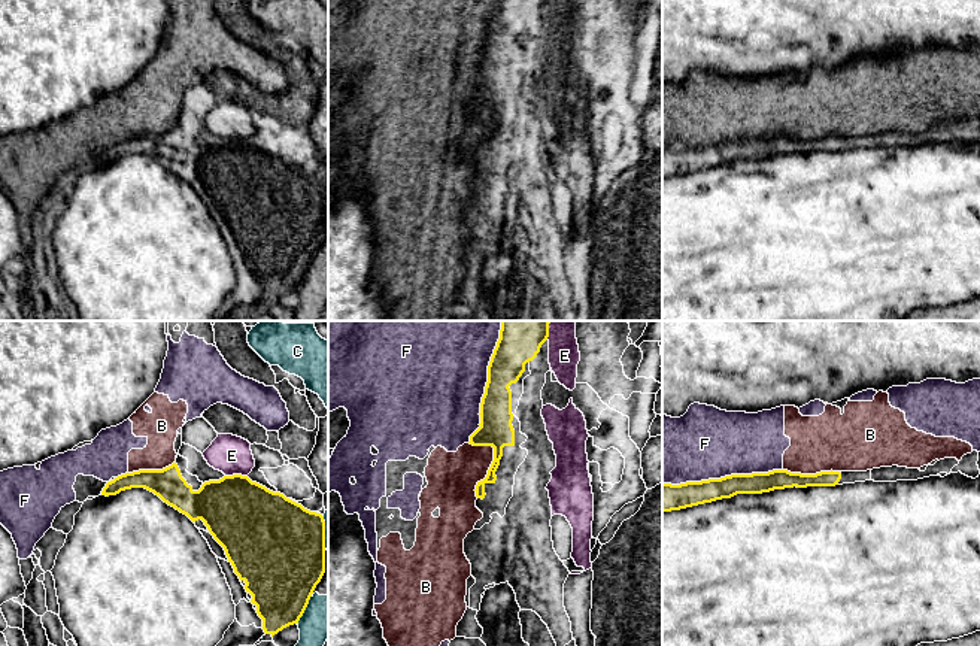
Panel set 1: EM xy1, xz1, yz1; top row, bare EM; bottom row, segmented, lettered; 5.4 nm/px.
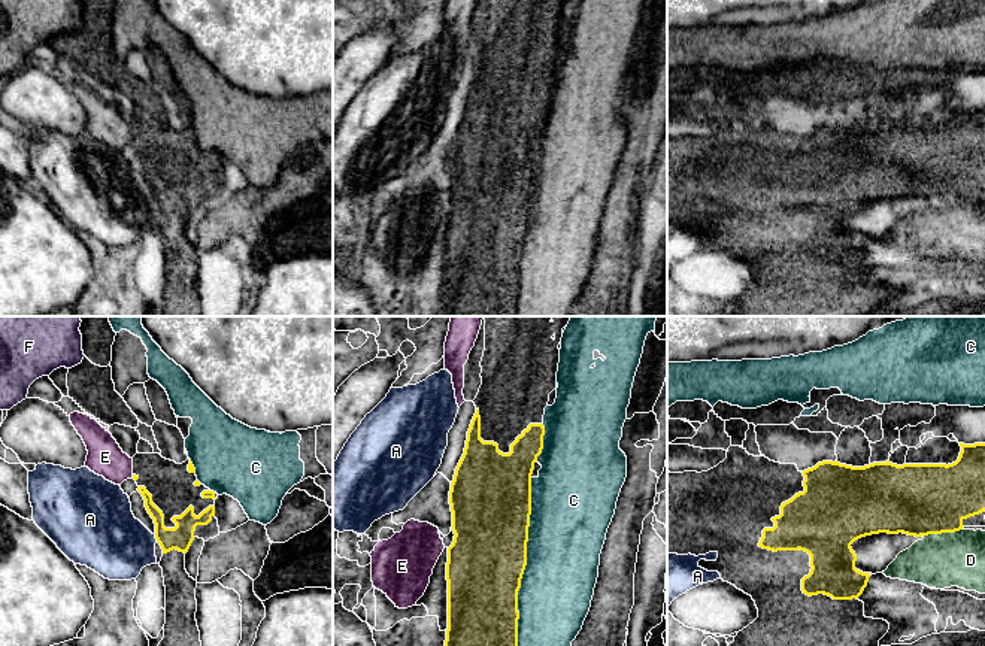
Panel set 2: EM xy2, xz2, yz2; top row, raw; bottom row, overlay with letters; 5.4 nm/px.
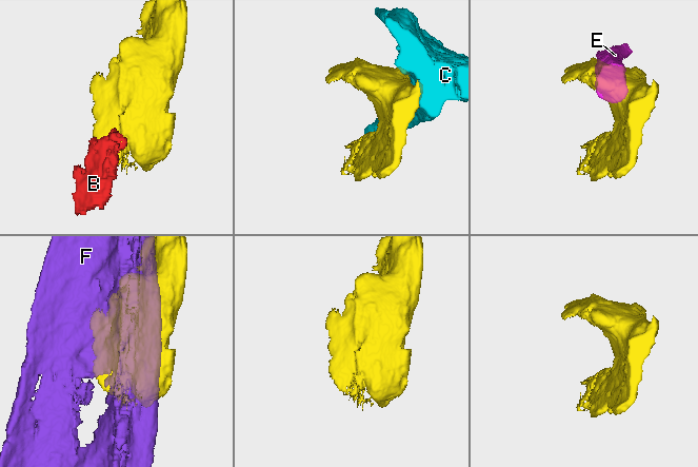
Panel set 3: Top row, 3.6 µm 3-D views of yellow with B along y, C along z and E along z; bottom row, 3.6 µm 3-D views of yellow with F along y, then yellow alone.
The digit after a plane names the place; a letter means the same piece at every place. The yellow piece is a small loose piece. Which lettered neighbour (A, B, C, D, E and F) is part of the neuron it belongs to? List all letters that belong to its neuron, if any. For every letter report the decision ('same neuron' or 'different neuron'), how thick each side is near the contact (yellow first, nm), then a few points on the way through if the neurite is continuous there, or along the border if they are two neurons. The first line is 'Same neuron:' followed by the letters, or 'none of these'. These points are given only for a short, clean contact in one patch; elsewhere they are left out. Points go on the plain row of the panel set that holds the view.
Same neuron: none of these
A: different neuron; 130 nm thick on the yellow side, 360 nm on the other; border along xy2 (154, 200), (157, 206)
B: different neuron; 180 nm thick on the yellow side, 280 nm on the other; border along xz1 (469, 108), (492, 114), (492, 129), (476, 151), (476, 163)
C: different neuron; 420 nm thick on the yellow side, 400 nm on the other
D: different neuron; 380 nm thick on the yellow side, 300 nm on the other
E: different neuron; 400 nm thick on the yellow side, 200 nm on the other
F: different neuron; 130 nm thick on the yellow side, 380 nm on the other

